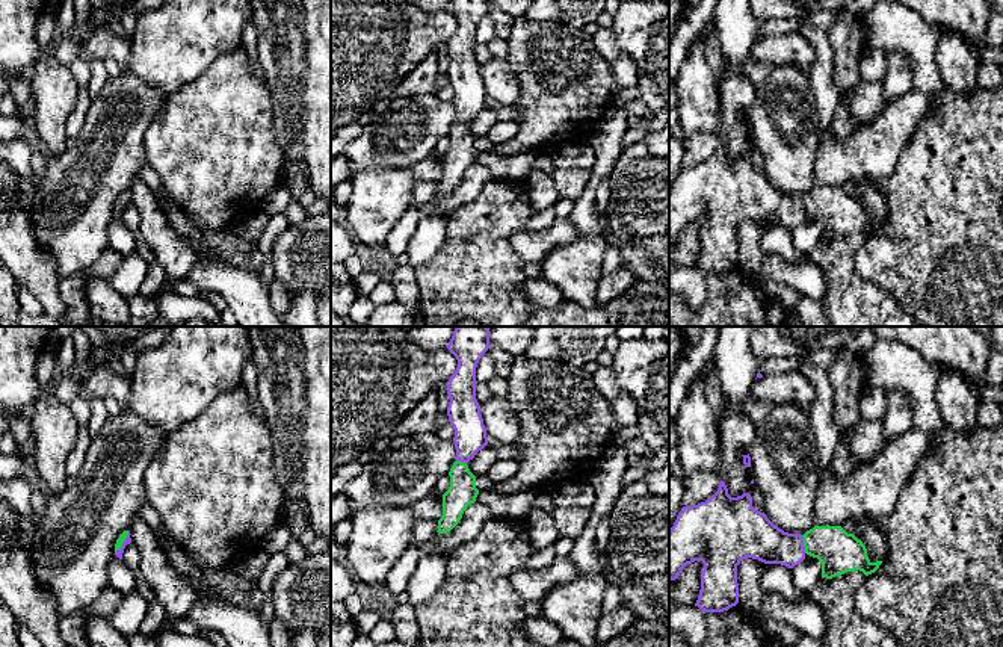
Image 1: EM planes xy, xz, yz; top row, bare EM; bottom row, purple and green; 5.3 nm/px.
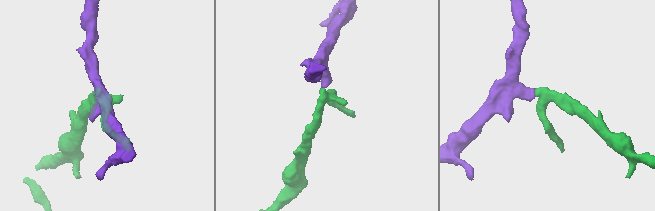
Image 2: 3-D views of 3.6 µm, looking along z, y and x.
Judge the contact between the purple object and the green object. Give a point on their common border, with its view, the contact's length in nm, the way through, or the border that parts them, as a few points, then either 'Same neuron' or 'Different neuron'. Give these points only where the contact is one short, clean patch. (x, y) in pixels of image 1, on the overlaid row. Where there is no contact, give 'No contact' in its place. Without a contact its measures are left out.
Touches purple at yz (802, 544). Shared border 100 nm. Path across: yz (757, 537), (769, 544), (802, 544), (831, 544), (840, 552). Same neuron

